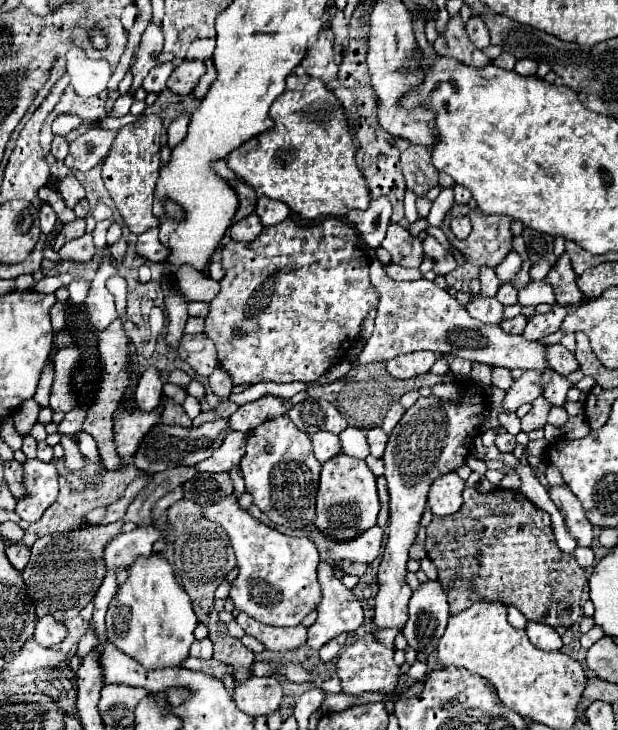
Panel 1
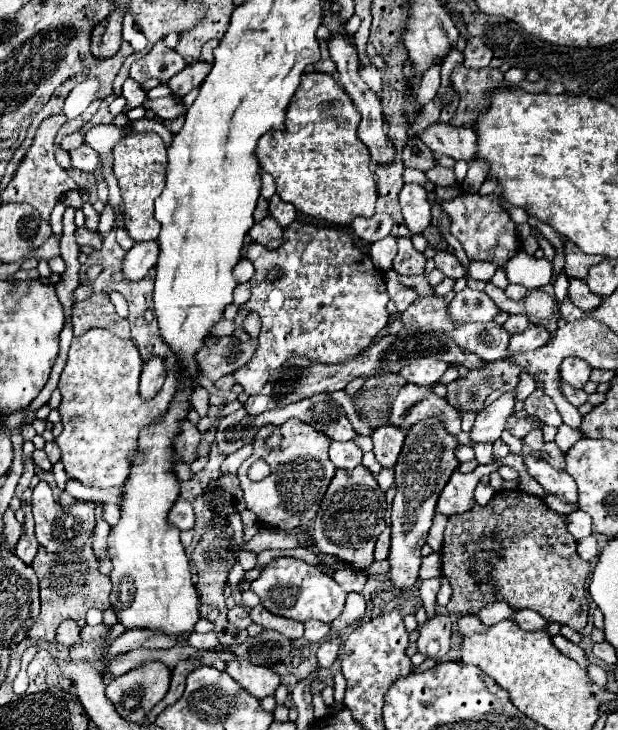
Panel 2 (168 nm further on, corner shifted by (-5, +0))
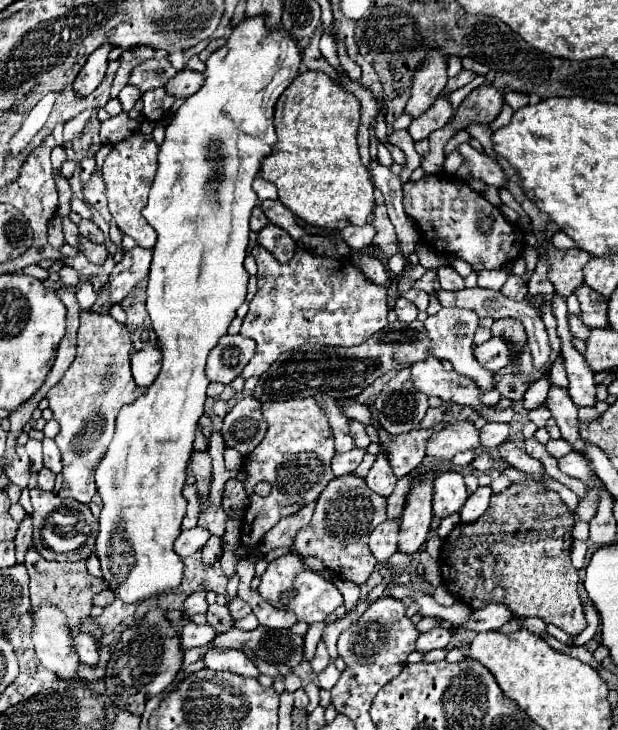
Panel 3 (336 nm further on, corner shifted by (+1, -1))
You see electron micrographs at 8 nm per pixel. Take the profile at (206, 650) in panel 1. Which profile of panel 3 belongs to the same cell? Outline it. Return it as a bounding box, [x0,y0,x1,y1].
[181,623,217,649]

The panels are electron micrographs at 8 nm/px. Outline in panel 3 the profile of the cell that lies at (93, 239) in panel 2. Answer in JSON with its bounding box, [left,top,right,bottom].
[79,235,109,265]

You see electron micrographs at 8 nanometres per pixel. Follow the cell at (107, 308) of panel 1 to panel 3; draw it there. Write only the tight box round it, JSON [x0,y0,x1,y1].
[47,311,143,503]

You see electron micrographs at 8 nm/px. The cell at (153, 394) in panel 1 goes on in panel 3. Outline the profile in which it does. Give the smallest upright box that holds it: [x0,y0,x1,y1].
[131,345,161,389]

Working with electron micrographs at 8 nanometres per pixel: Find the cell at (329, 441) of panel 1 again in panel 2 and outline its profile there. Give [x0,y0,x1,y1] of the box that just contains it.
[329,442,363,470]

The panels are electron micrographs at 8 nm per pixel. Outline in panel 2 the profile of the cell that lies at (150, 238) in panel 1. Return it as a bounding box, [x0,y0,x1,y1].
[123,242,159,282]

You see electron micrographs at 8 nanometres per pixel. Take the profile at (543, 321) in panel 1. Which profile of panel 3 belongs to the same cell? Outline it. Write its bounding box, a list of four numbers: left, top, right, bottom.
[475,337,517,371]

